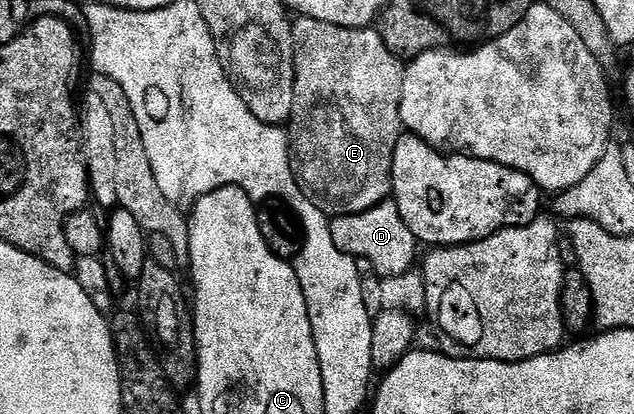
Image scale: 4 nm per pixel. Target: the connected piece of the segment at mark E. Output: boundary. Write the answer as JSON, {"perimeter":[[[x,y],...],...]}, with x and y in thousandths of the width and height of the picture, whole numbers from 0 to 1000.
{"perimeter":[[[472,43],[464,60],[464,106],[467,109],[467,258],[476,268],[476,290],[470,297],[470,319],[461,326],[461,365],[467,377],[467,420],[484,471],[494,481],[495,493],[514,512],[516,522],[532,524],[536,519],[566,519],[576,510],[585,510],[588,500],[598,500],[617,478],[621,457],[621,372],[625,350],[634,336],[637,309],[631,263],[640,174],[637,152],[629,135],[615,121],[615,111],[603,97],[601,82],[584,65],[538,65],[536,60],[517,60],[511,51],[497,46]]]}

